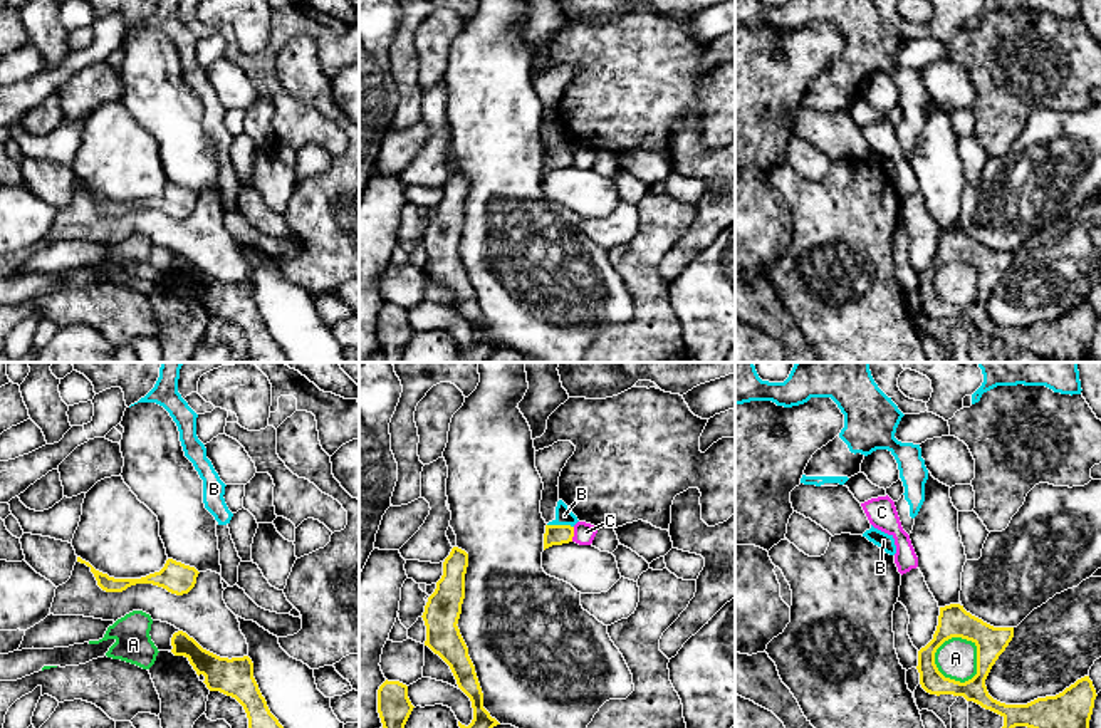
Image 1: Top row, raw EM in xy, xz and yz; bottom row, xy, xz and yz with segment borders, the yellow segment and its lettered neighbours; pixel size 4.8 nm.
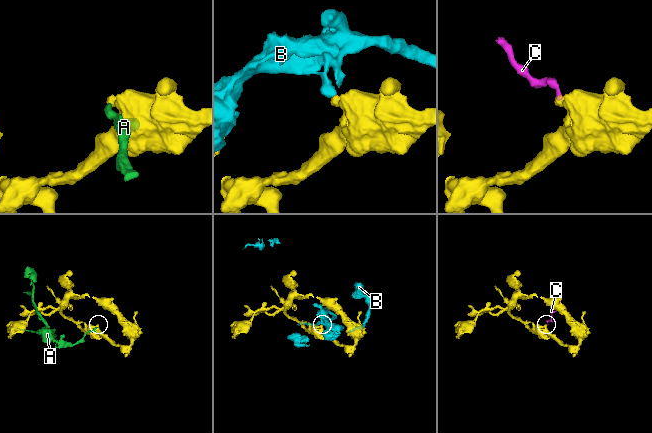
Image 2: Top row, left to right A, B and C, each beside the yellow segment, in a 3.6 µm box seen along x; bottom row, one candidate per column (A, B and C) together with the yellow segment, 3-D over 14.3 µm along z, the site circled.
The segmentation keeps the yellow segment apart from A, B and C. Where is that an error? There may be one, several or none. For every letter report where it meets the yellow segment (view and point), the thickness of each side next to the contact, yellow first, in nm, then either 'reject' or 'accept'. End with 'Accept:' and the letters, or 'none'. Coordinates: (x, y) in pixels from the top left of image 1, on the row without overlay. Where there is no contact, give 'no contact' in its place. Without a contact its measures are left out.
A: yz (977, 279) | 160/190 nm | reject
B: xz (561, 150) | 100/90 nm | reject
C: xz (573, 158) | 100/100 nm | reject
Accept: none

